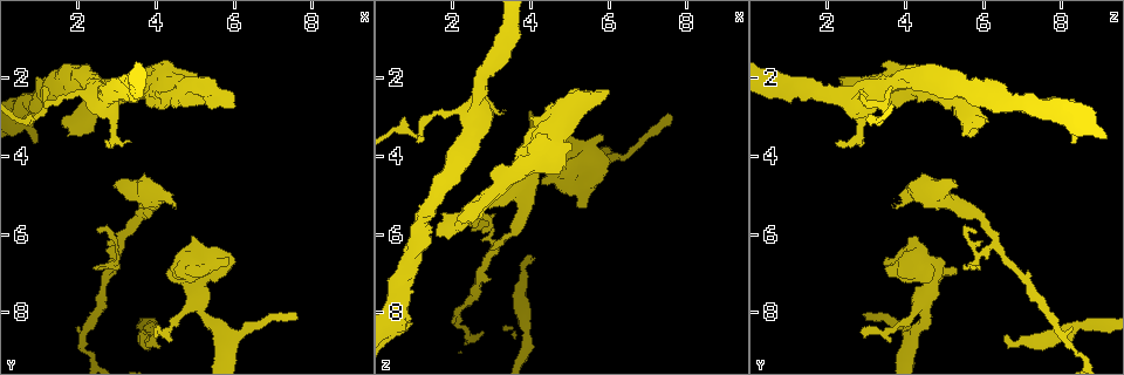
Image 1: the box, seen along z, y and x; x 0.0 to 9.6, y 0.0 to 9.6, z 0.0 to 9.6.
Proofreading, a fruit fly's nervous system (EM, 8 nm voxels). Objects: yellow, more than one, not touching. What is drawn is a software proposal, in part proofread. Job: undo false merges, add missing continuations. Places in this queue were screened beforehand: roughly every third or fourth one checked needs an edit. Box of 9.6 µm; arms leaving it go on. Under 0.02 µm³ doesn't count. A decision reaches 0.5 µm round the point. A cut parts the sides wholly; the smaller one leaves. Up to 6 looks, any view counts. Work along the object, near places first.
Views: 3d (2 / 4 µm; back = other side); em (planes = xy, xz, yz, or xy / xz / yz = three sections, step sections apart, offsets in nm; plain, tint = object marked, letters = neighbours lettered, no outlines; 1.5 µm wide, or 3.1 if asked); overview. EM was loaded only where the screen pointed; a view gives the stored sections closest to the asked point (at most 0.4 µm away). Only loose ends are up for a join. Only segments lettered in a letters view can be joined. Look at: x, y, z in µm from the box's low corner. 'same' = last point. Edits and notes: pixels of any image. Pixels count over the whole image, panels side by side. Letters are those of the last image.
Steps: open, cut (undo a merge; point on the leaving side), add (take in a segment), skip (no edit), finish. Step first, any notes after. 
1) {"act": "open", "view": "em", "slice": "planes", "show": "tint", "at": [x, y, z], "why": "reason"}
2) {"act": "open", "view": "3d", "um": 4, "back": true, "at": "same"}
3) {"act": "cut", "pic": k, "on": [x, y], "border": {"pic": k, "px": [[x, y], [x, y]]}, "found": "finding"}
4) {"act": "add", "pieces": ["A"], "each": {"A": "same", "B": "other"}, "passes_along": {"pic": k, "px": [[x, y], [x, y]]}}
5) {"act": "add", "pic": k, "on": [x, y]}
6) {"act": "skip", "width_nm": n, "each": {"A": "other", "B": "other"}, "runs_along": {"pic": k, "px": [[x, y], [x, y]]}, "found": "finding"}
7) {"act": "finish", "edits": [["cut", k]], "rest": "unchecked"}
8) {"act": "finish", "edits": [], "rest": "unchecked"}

{"act": "open", "view": "em", "slice": "xz", "step": 4, "show": "plain", "at": [1.10, 2.25, 3.70], "why": "an open end"}

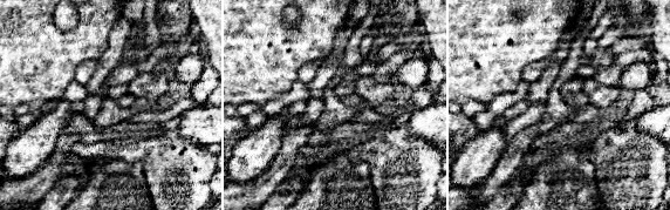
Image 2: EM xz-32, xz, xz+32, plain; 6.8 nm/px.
{"act": "open", "view": "em", "slice": "xz", "step": 4, "show": "letters", "at": "same"}

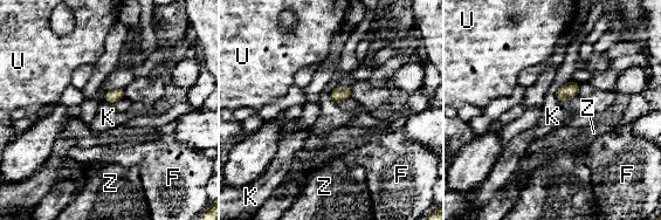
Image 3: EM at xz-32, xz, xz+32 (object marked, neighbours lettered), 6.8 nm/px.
{"act": "skip", "longest_contact_nm": ["K", 90], "each": {"F": "other", "K": "other", "U": "other", "Z": "other"}, "found": "none of them fits"}

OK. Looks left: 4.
{"act": "open", "view": "3d", "um": 4, "at": [6.05, 2.65, 2.35], "why": "an open end"}

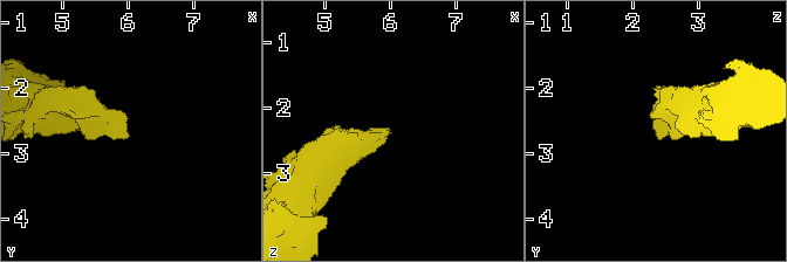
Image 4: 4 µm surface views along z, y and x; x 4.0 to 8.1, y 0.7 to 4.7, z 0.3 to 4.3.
{"act": "open", "view": "em", "slice": "planes", "show": "letters", "at": [6.05, 2.75, 2.35]}

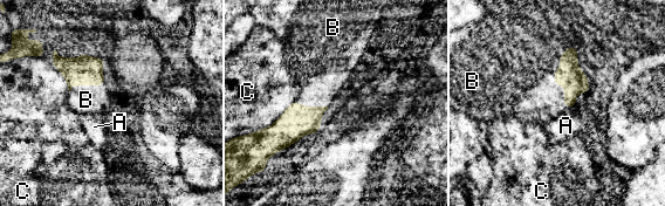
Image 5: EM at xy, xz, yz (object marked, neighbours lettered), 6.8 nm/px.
{"act": "add", "pieces": ["B"], "longest_contact_nm": ["B", 360], "each": {"A": "other", "B": "same", "C": "other"}, "passes_along": {"pic": 5, "px": [[569, 75], [560, 84], [532, 96]]}, "found": "it goes on there"}

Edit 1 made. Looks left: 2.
{"act": "finish", "edits": [["add", 5]], "rest": "unchecked"}

